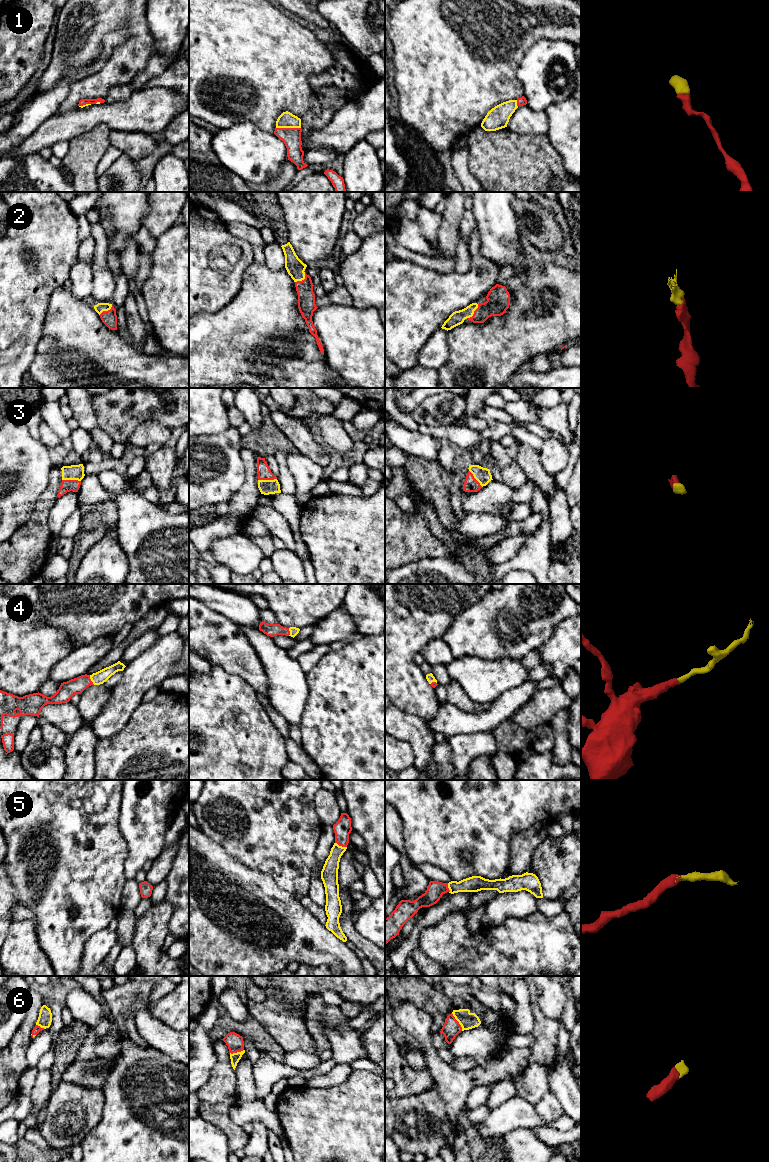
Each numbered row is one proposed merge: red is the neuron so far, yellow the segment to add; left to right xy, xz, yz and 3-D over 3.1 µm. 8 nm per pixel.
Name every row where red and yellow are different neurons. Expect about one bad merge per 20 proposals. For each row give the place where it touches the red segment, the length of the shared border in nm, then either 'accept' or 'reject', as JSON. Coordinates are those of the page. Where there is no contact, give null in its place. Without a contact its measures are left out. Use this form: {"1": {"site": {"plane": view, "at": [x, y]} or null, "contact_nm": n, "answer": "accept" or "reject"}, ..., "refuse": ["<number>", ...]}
{"1": {"site": {"plane": "xz", "at": [288, 128]}, "contact_nm": 200, "answer": "accept"}, "2": {"site": {"plane": "yz", "at": [474, 312]}, "contact_nm": 150, "answer": "accept"}, "3": {"site": {"plane": "xy", "at": [71, 480]}, "contact_nm": 150, "answer": "accept"}, "4": {"site": {"plane": "xy", "at": [90, 680]}, "contact_nm": 90, "answer": "accept"}, "5": {"site": {"plane": "xz", "at": [341, 845]}, "contact_nm": 100, "answer": "accept"}, "6": {"site": {"plane": "yz", "at": [458, 1022]}, "contact_nm": 170, "answer": "accept"}, "refuse": []}

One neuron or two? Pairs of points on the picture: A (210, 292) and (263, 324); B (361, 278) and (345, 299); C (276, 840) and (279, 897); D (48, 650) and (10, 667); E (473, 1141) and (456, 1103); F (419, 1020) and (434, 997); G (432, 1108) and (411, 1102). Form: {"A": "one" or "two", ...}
{"A": "two", "B": "two", "C": "two", "D": "one", "E": "two", "F": "two", "G": "one"}

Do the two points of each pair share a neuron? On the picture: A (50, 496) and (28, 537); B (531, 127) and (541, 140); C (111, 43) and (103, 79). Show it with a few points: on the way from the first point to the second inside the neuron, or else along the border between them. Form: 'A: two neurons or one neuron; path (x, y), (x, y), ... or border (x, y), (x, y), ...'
A: one neuron; path (43, 506), (36, 527)
B: two neurons; border (514, 132), (520, 134), (545, 134)
C: two neurons; border (122, 42), (113, 50), (109, 59), (89, 75)

